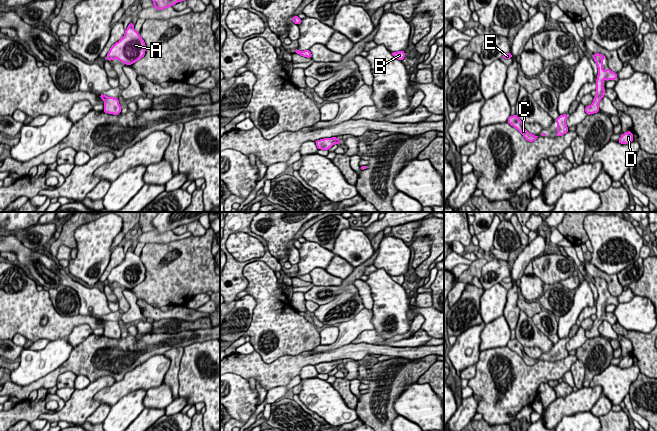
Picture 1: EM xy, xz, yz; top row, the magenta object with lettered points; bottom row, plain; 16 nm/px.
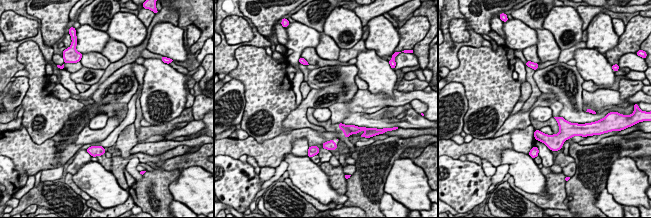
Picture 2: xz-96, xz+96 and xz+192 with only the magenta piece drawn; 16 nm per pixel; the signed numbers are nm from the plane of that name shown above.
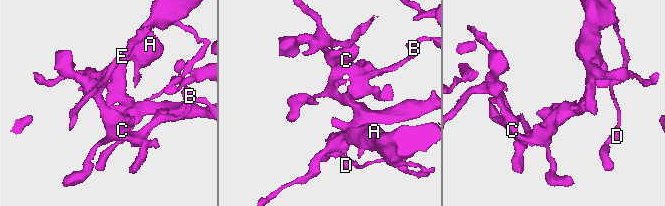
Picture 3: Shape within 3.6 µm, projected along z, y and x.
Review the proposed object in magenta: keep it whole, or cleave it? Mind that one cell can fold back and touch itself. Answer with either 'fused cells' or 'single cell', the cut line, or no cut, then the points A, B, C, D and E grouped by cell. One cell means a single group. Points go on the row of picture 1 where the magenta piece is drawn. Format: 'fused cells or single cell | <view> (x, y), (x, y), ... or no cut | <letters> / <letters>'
single cell | no cut | A B C D E

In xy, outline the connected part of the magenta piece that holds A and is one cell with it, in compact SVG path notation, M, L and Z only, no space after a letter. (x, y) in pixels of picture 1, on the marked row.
M129 23L124 36L110 48L107 61L118 58L125 65L131 65L145 56L145 42L139 32L134 30L134 25Z

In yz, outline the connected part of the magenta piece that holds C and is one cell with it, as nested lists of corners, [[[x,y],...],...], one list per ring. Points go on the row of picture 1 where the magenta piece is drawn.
[[[515,114],[510,116],[507,120],[511,126],[516,128],[525,138],[526,141],[533,142],[537,139],[538,136],[530,134],[525,128],[524,123],[520,120],[520,118]]]

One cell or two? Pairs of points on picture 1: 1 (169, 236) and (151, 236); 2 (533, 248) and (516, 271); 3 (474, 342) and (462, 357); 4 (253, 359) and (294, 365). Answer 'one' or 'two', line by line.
1: one
2: one
3: one
4: one

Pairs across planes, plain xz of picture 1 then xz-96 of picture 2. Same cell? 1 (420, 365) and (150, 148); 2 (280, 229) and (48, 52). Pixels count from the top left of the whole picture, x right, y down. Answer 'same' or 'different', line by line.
1: different
2: different

